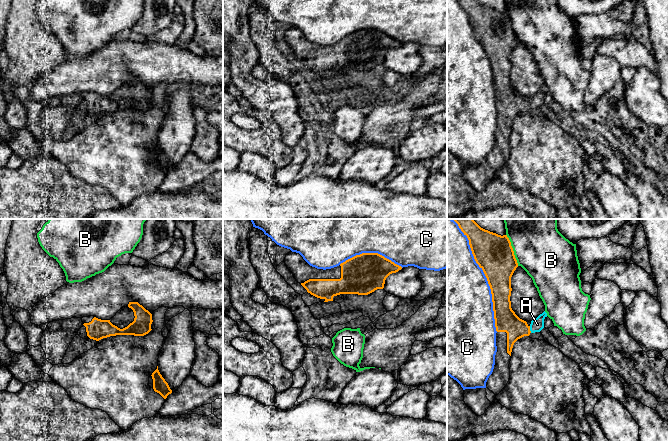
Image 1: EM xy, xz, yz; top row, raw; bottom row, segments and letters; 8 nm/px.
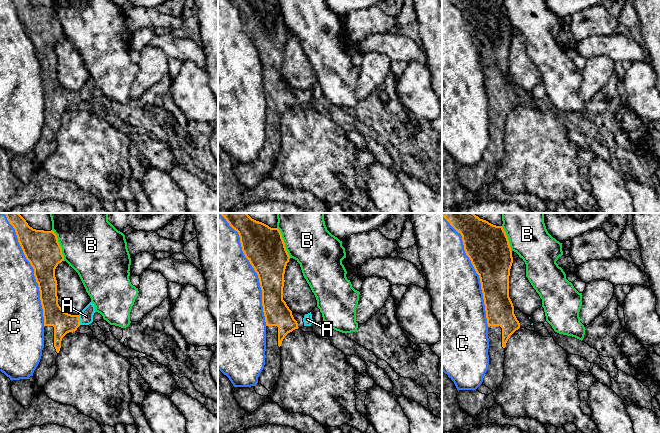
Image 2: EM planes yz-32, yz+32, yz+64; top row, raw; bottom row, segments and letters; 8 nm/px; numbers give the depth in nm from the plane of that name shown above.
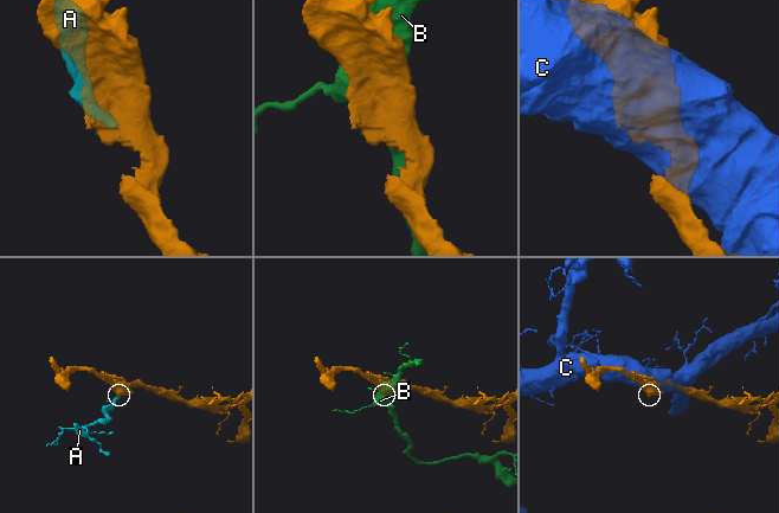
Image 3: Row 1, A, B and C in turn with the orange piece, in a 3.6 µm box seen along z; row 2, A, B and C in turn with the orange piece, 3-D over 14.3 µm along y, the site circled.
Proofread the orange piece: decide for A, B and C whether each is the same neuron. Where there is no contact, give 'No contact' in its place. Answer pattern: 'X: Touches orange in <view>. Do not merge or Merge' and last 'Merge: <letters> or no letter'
A: Touches orange in yz. Merge
B: Touches orange in yz. Do not merge
C: Touches orange in yz. Do not merge
Merge: A

